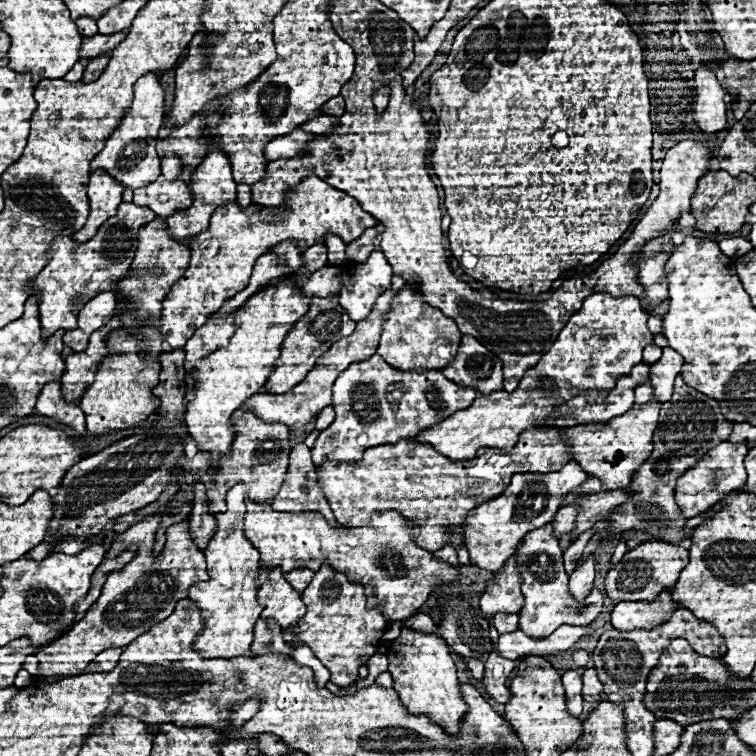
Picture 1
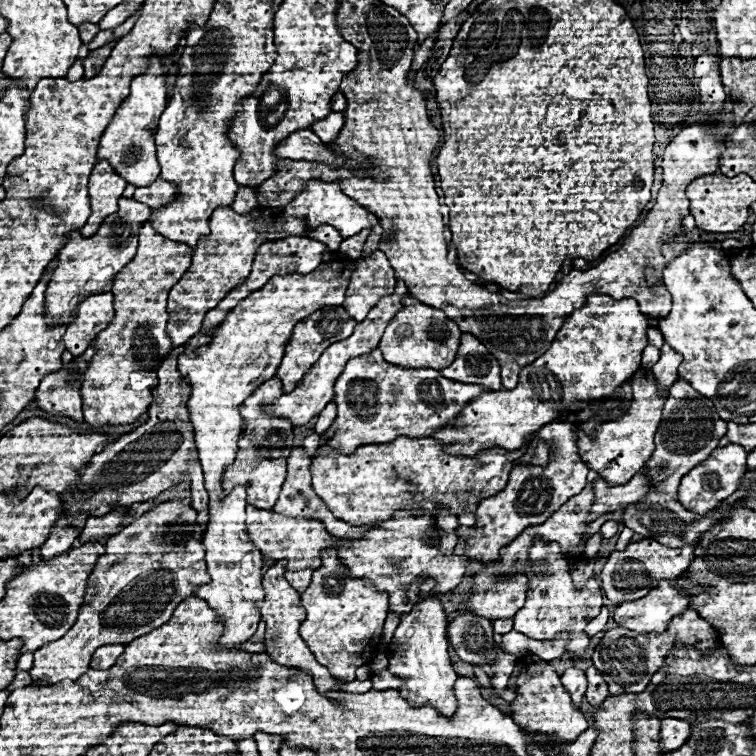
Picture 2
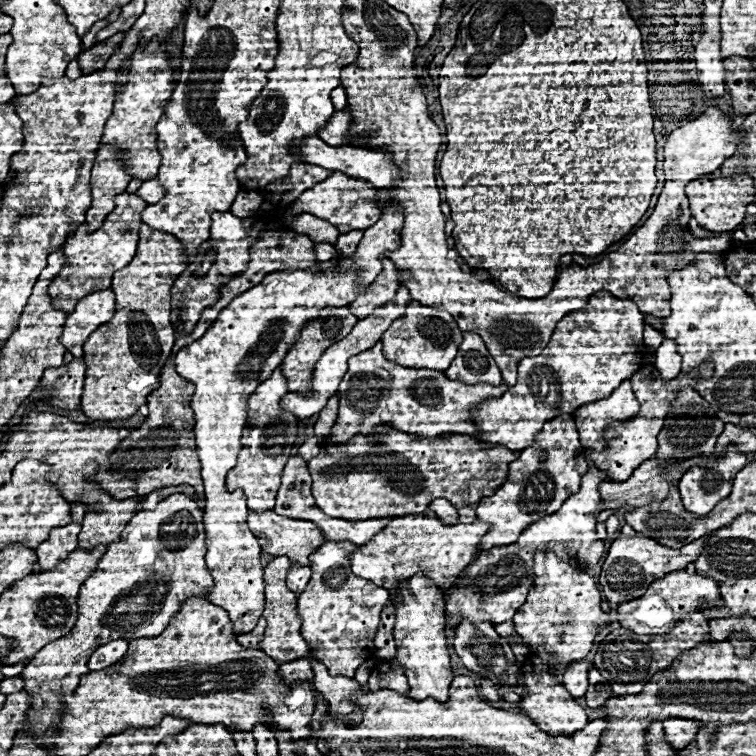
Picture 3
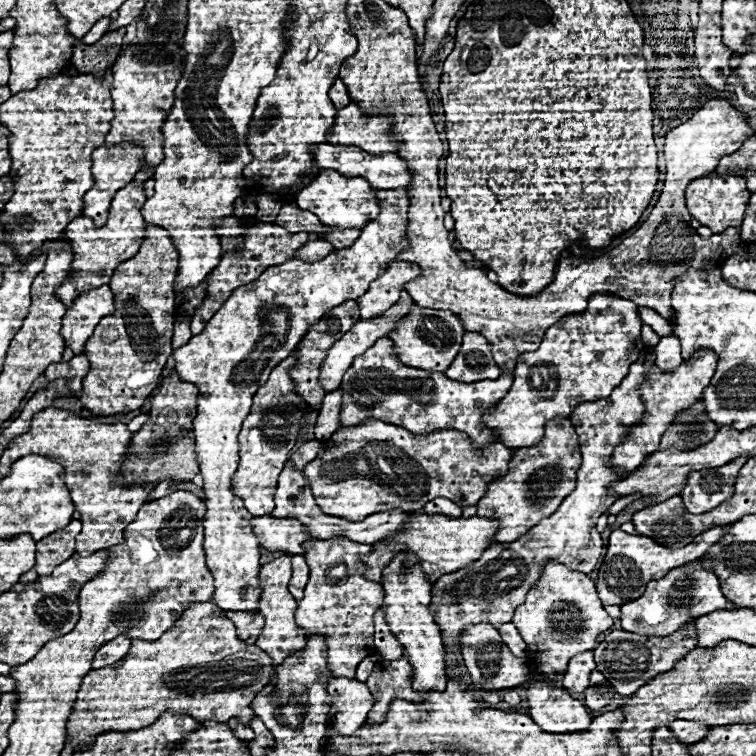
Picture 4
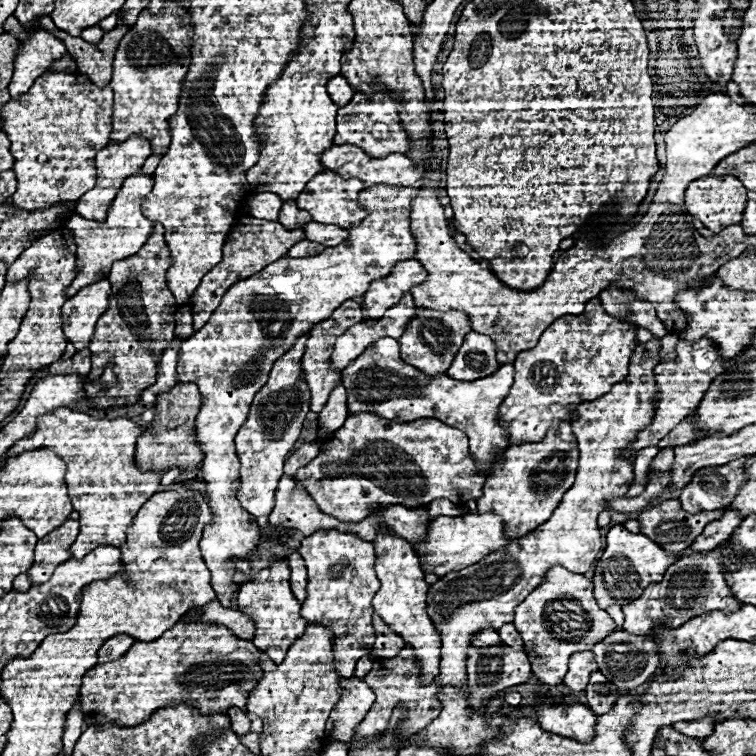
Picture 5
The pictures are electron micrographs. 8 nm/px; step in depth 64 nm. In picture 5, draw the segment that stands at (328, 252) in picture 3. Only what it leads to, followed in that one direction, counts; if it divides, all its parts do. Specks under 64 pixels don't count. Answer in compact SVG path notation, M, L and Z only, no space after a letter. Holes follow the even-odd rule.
M300 240L296 246L292 246L286 252L286 256L290 256L290 258L304 258L304 256L312 256L316 252L322 252L322 250L324 250L324 246L320 246L320 244L314 244L314 242L308 242L308 240Z

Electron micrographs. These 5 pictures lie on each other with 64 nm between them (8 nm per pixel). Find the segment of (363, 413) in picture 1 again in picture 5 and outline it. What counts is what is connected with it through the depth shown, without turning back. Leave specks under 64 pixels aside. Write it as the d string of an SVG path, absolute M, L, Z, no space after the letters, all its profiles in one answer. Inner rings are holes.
M382 338L370 344L342 370L342 384L348 390L348 412L354 414L358 410L368 410L384 418L400 418L402 422L412 422L412 418L436 418L446 426L462 430L470 440L470 454L476 468L480 472L490 470L496 454L508 446L508 428L500 424L498 408L514 382L514 364L502 364L494 374L476 382L458 382L446 374L430 380L412 366L406 366L406 370L402 368L404 362L396 340Z

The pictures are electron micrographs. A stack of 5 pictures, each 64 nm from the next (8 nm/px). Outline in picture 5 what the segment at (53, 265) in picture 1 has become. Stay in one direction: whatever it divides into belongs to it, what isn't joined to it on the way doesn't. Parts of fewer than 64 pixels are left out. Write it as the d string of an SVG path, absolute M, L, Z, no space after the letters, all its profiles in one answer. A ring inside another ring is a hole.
M138 170L124 180L122 188L116 194L116 200L112 202L112 206L108 210L108 220L104 224L84 220L78 214L74 214L68 222L64 222L64 226L74 232L74 240L78 244L78 252L76 252L78 276L74 278L72 286L68 288L68 296L76 294L80 288L88 286L90 282L108 278L112 262L136 254L136 250L140 250L140 246L146 242L146 238L150 238L154 224L142 214L142 202L152 192L152 186L154 186L152 174L144 174L142 170Z

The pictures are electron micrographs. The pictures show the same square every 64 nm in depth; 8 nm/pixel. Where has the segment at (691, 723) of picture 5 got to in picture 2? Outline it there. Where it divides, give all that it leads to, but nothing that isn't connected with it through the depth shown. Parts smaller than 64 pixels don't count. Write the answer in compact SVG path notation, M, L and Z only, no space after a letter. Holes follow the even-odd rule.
M664 718L662 730L660 730L660 742L664 752L678 750L684 746L684 742L690 738L690 722L678 720L678 718Z

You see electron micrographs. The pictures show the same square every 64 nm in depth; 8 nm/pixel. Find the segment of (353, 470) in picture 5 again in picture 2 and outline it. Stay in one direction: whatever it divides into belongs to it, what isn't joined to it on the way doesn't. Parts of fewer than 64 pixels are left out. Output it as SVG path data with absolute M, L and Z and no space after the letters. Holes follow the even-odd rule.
M398 436L398 438L394 438L392 442L386 442L386 444L364 444L364 446L358 446L352 454L338 454L338 452L330 452L328 456L316 456L316 458L312 458L312 466L310 466L310 472L312 472L312 488L314 488L314 492L320 496L320 500L326 504L326 508L336 516L336 518L340 518L340 520L344 520L344 522L348 522L348 524L352 524L352 526L360 526L360 524L368 524L368 522L380 522L380 520L386 520L386 518L390 518L394 512L398 512L398 510L406 510L408 514L422 514L422 510L428 510L430 514L434 514L434 510L436 510L436 504L440 502L440 504L444 504L444 506L448 506L450 508L450 512L452 514L460 514L460 512L464 512L466 508L470 508L472 504L478 504L482 498L490 498L490 496L494 496L494 494L498 494L500 490L504 490L504 486L506 486L506 482L508 482L508 472L512 470L512 466L522 458L522 454L528 450L528 446L524 448L524 450L514 450L514 452L504 452L506 454L506 462L504 462L504 466L500 468L500 448L490 448L490 450L482 450L482 452L478 452L476 456L472 456L472 458L468 458L468 456L454 456L454 454L448 454L446 450L444 450L444 446L442 444L438 444L434 438L408 438L408 436Z

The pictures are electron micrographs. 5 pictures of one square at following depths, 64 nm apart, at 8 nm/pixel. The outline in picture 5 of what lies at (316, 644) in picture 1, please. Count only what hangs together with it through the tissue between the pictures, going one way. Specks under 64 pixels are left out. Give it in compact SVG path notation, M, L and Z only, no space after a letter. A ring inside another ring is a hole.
M318 530L300 542L298 554L306 560L308 568L308 598L302 602L302 618L328 626L334 632L336 670L340 676L352 678L356 662L370 654L376 638L372 628L372 598L380 588L380 582L372 570L376 560L374 546L358 534Z

